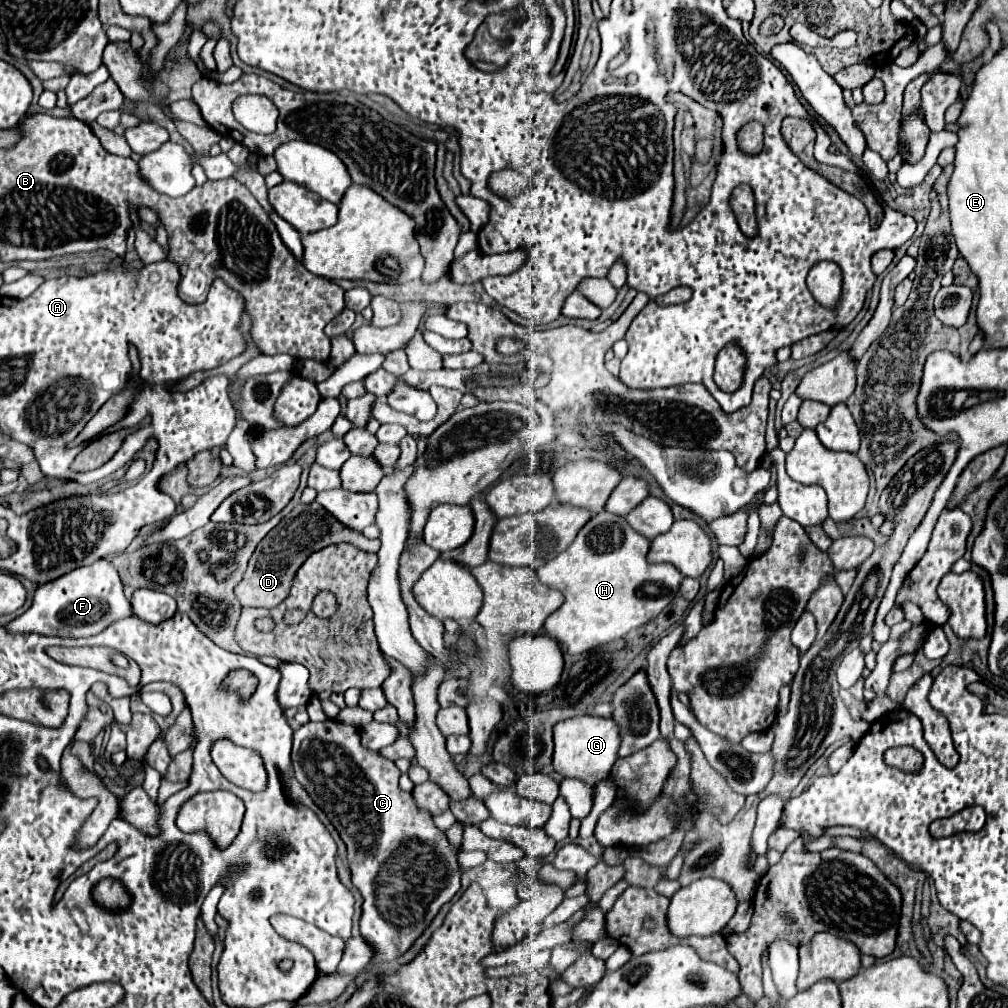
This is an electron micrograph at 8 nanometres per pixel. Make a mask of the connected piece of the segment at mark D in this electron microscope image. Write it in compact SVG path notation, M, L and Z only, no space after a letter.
M301 503L297 505L289 515L285 515L275 529L269 531L269 535L257 545L245 579L237 585L235 595L241 601L243 607L277 607L287 595L293 585L297 569L305 563L305 559L319 551L321 547L333 545L333 543L351 543L355 547L367 552L378 552L381 547L379 539L365 539L363 533L353 531L339 523L329 511L325 511L319 503Z

